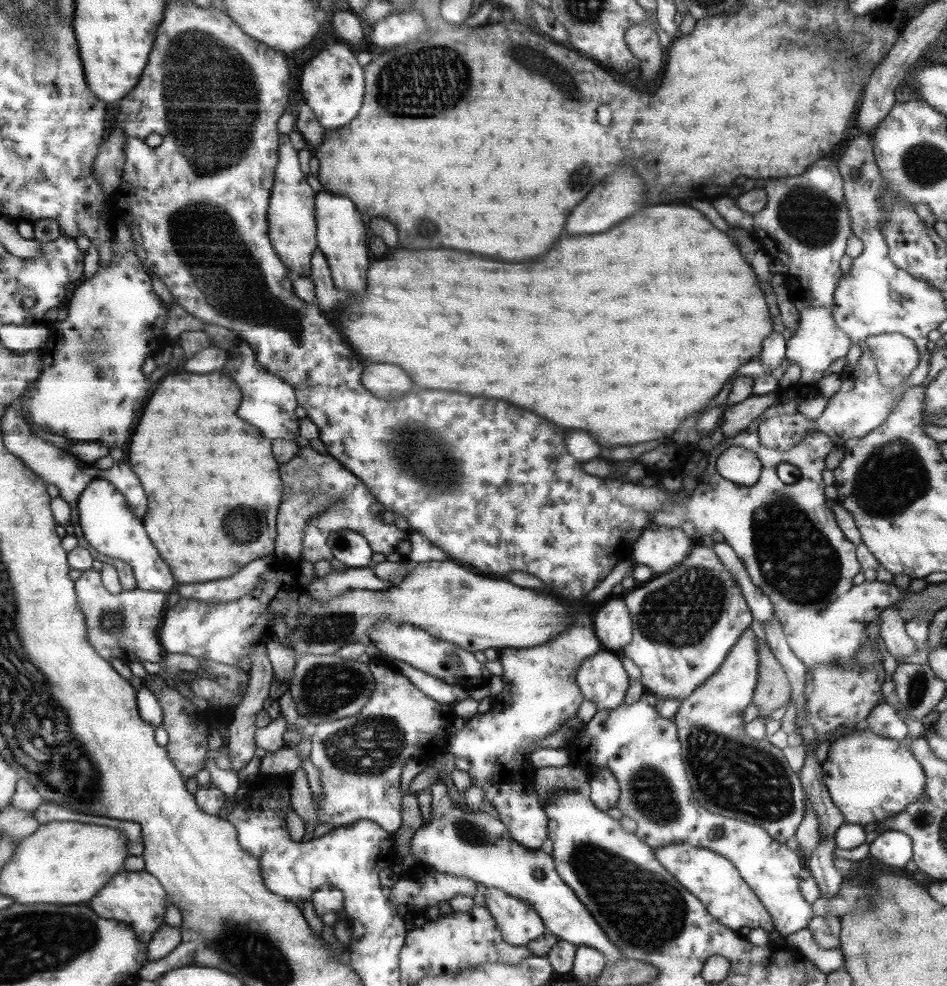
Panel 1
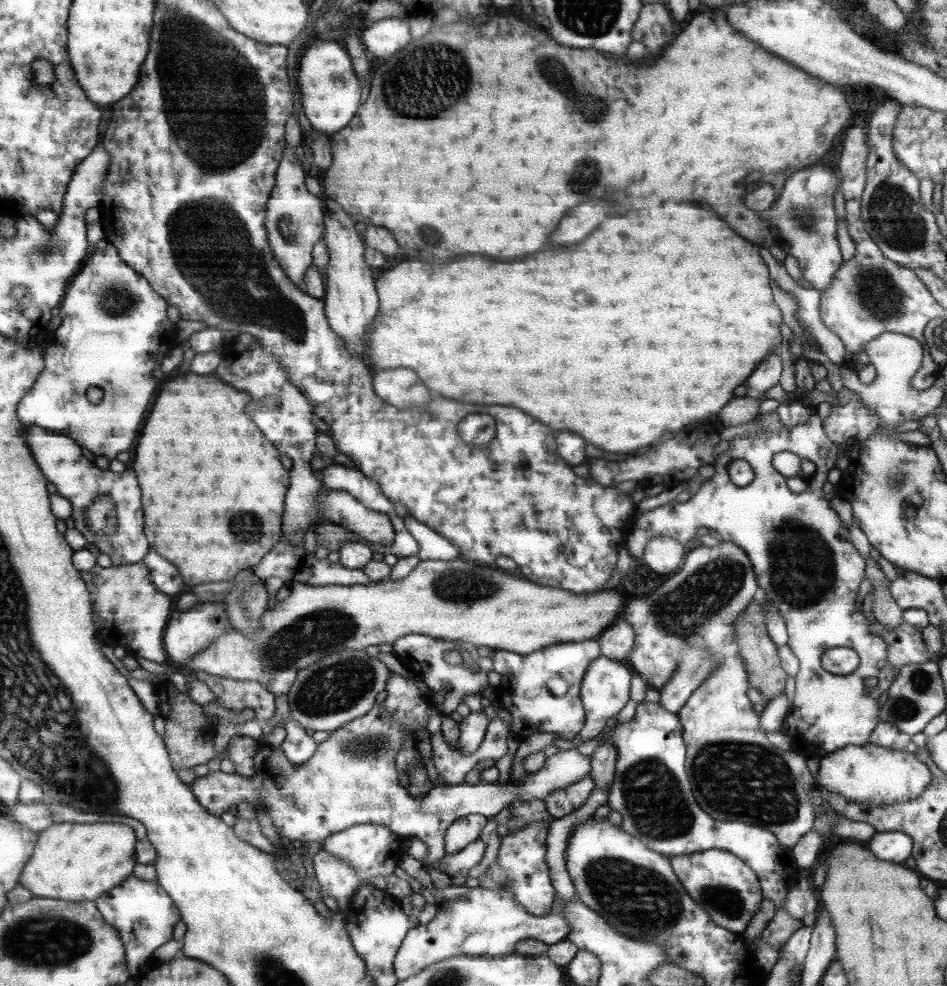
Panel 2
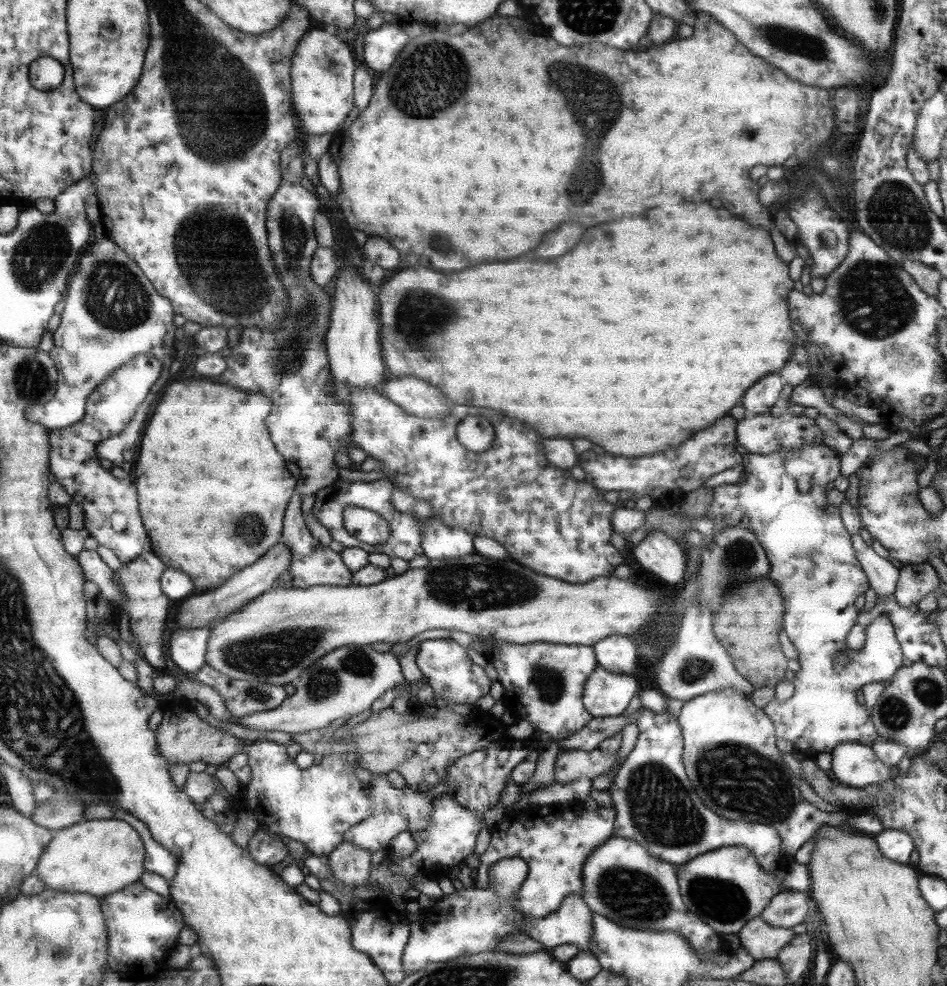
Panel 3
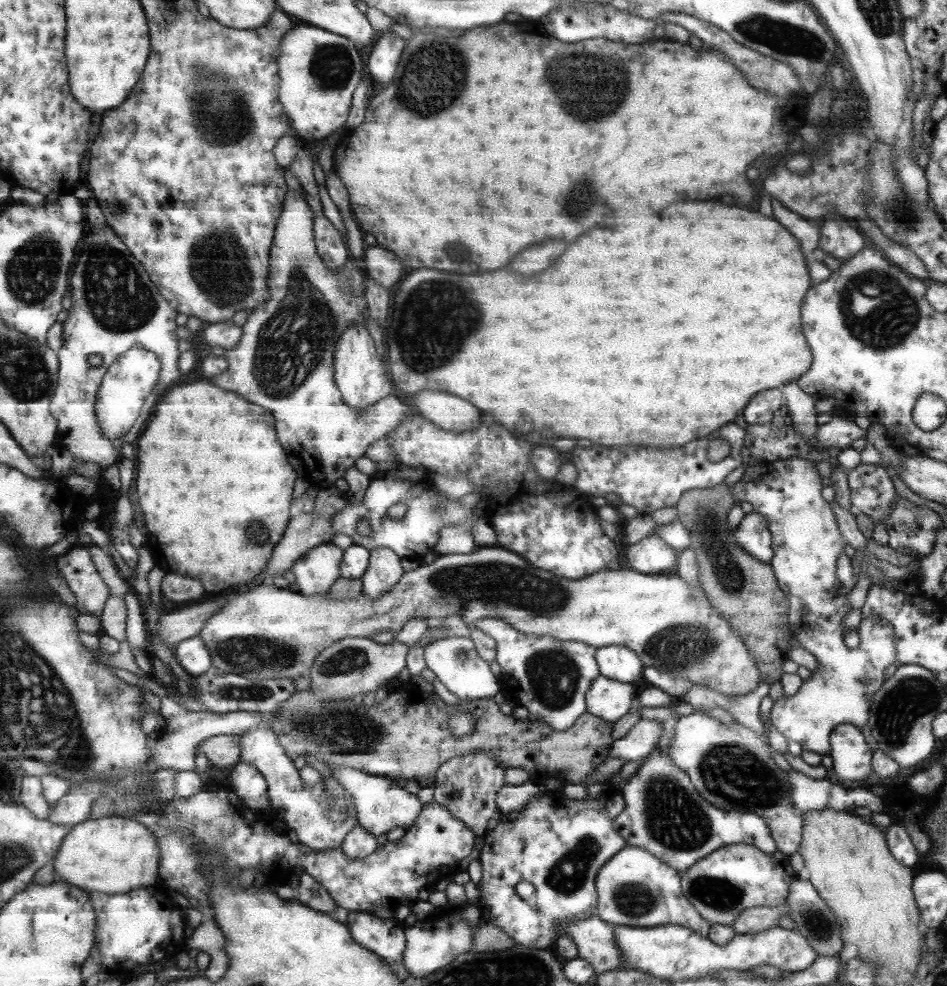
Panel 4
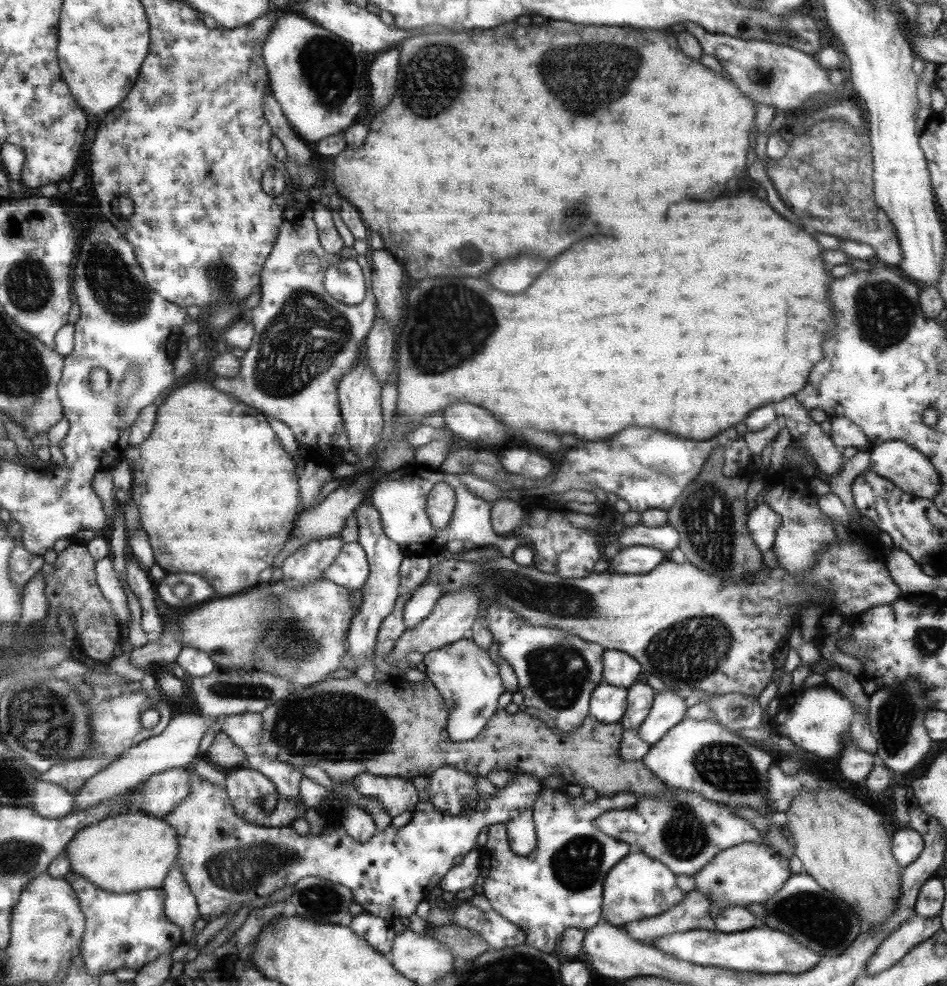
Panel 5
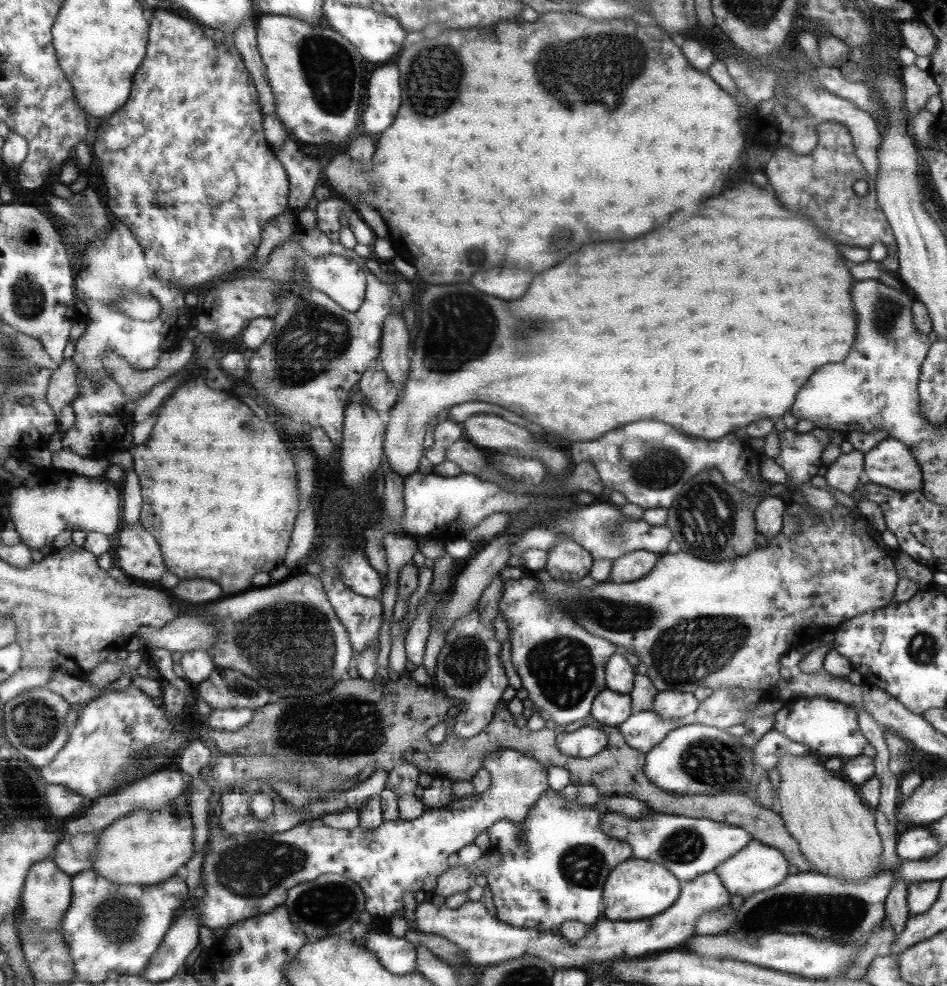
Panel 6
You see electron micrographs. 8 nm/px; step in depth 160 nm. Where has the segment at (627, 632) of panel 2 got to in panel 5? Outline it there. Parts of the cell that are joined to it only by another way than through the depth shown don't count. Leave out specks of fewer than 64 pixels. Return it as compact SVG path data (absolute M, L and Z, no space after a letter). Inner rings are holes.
M605 650L602 654L602 680L617 688L630 687L641 672L641 665L627 653Z

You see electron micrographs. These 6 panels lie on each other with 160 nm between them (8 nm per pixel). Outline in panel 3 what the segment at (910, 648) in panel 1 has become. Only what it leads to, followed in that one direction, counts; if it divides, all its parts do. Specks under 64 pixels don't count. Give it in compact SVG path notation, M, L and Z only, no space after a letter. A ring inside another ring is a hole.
M851 534L850 539L858 564L866 572L867 582L875 592L876 600L892 596L898 579L898 568L879 557L858 534Z

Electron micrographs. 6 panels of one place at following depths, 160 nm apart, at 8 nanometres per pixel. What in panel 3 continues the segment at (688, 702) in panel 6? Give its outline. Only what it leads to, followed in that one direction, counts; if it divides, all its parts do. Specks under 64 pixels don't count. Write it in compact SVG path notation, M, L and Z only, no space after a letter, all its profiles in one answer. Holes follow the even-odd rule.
M596 748L589 752L580 750L558 752L553 766L553 783L567 784L583 777L591 780L608 774L616 765L616 761L616 752L603 754Z

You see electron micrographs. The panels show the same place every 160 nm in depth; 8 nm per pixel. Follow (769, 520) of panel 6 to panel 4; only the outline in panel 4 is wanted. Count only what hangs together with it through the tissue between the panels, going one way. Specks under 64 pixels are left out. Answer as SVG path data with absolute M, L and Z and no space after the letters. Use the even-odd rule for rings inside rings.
M746 511L733 528L734 543L755 560L768 564L774 556L766 520L757 512Z

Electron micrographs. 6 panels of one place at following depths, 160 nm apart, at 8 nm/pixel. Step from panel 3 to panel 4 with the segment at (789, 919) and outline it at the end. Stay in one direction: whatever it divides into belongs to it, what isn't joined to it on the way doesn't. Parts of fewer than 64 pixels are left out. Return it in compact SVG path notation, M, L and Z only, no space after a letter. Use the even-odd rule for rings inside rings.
M786 900L772 907L753 907L744 910L732 924L734 934L757 934L768 928L777 927L779 916L788 914Z

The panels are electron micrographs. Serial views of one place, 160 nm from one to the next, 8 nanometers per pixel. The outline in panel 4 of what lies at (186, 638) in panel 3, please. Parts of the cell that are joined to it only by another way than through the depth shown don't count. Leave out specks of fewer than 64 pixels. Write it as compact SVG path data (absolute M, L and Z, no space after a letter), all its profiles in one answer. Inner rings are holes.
M198 636L178 642L172 651L178 665L193 677L202 675L211 667L207 647Z

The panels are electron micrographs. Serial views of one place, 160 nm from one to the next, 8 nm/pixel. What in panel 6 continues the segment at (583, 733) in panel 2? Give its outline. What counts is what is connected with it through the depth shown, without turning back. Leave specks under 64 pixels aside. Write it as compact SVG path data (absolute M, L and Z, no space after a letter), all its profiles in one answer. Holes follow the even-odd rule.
M607 688L598 692L590 709L590 715L595 722L617 728L625 722L631 712L630 697Z

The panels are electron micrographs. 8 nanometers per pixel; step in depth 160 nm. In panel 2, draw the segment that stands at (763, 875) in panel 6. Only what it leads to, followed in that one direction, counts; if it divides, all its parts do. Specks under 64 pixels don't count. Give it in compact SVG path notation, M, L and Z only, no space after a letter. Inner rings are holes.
M723 850L711 852L691 852L671 858L671 868L678 880L687 884L689 896L695 896L711 916L715 916L715 924L723 924L723 928L732 933L742 934L749 920L761 910L762 891L755 873L739 858Z

